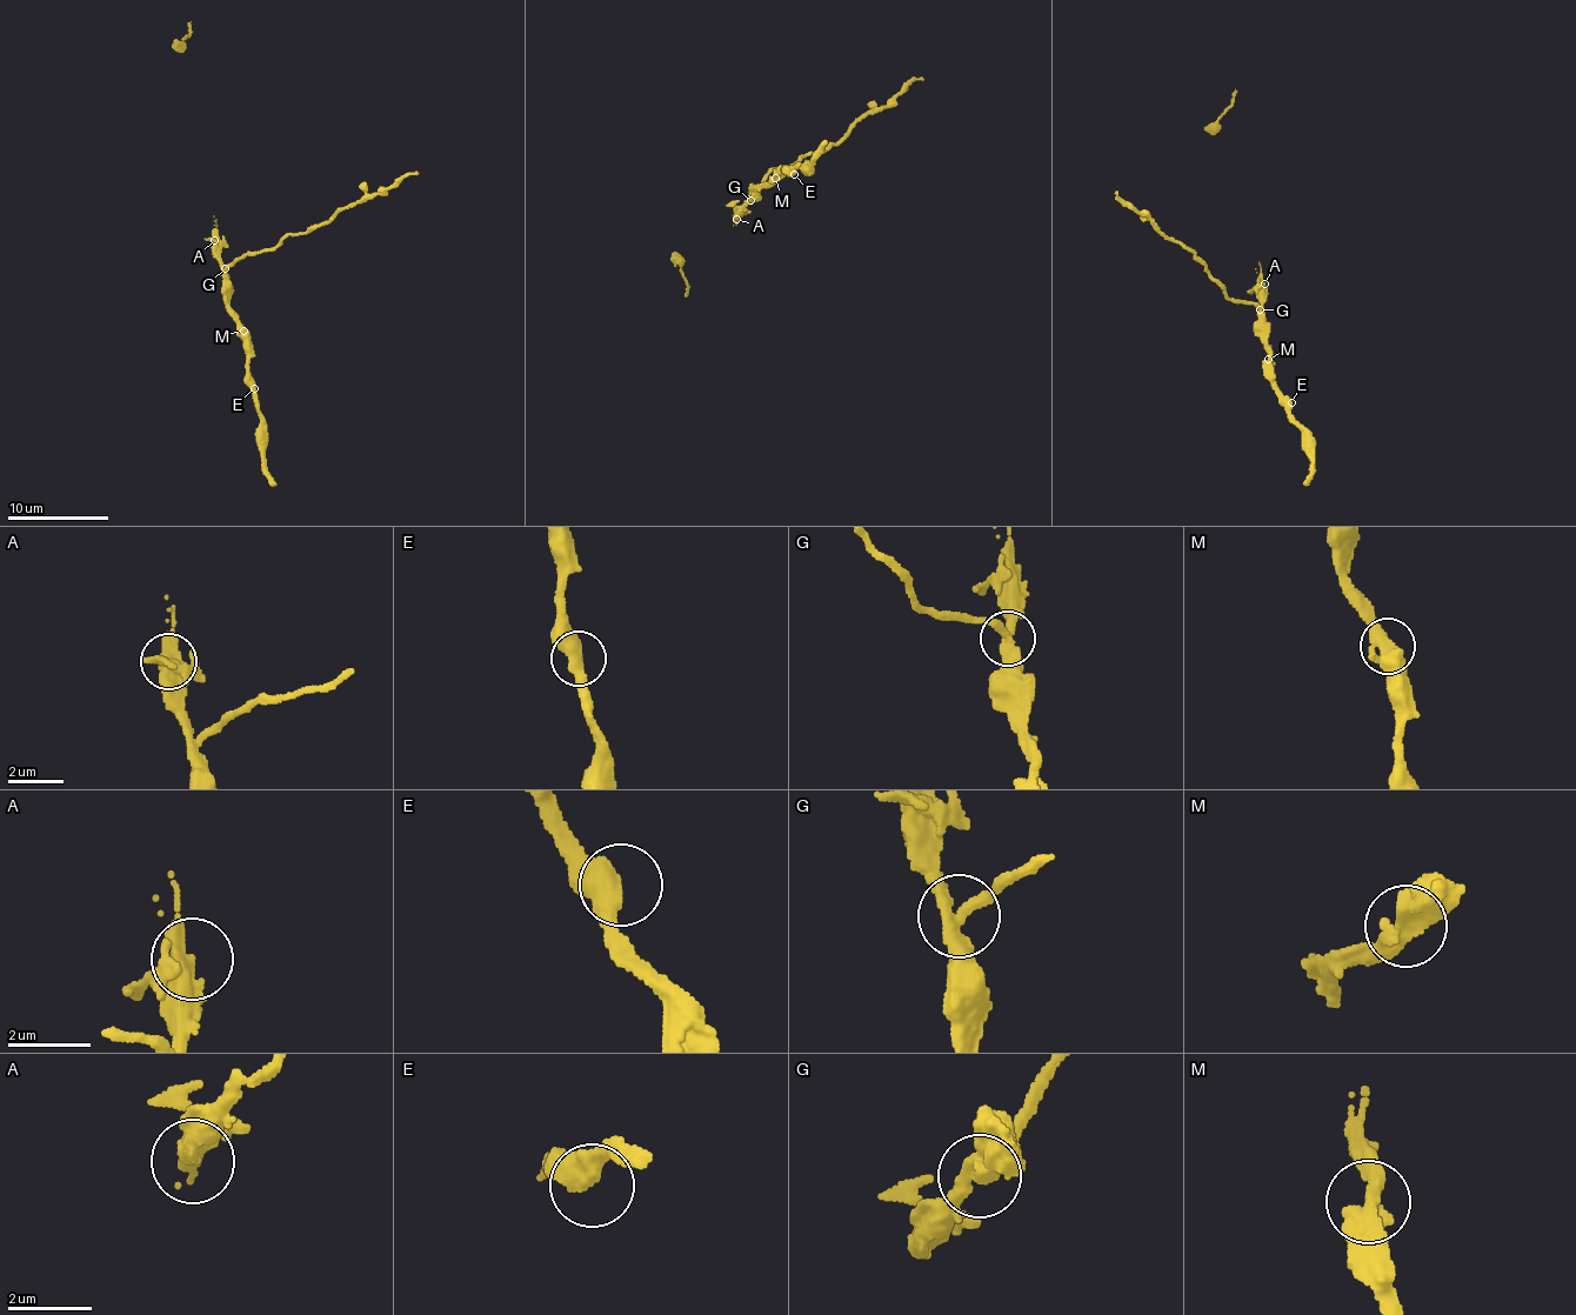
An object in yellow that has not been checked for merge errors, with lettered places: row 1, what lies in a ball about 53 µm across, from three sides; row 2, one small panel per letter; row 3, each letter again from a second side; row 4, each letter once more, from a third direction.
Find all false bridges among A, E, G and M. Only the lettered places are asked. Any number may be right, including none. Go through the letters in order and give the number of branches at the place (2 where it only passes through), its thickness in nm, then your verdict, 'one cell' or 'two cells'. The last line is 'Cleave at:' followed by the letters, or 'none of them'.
A: 3 | 400 nm | one cell
E: 2 | 480 nm | one cell
G: 3 | 320 nm | two cells
M: 3 | 380 nm | one cell
Cleave at: G

